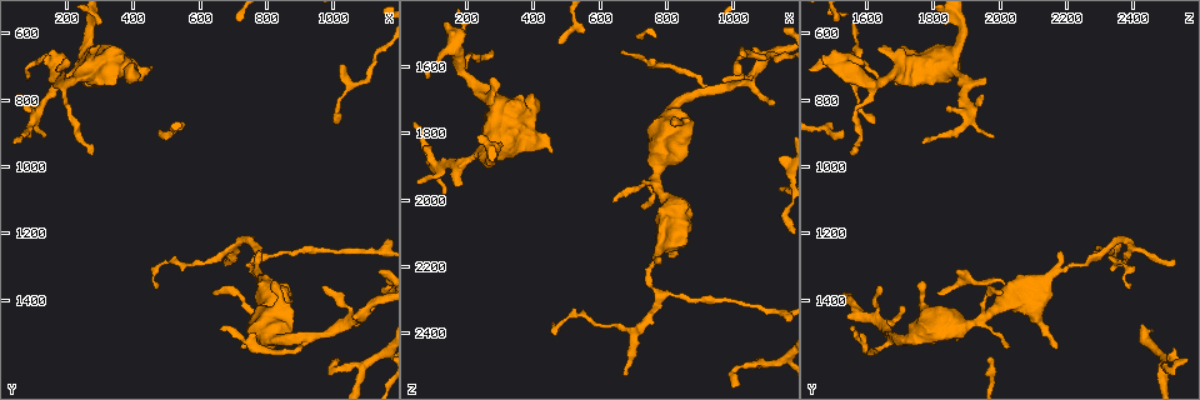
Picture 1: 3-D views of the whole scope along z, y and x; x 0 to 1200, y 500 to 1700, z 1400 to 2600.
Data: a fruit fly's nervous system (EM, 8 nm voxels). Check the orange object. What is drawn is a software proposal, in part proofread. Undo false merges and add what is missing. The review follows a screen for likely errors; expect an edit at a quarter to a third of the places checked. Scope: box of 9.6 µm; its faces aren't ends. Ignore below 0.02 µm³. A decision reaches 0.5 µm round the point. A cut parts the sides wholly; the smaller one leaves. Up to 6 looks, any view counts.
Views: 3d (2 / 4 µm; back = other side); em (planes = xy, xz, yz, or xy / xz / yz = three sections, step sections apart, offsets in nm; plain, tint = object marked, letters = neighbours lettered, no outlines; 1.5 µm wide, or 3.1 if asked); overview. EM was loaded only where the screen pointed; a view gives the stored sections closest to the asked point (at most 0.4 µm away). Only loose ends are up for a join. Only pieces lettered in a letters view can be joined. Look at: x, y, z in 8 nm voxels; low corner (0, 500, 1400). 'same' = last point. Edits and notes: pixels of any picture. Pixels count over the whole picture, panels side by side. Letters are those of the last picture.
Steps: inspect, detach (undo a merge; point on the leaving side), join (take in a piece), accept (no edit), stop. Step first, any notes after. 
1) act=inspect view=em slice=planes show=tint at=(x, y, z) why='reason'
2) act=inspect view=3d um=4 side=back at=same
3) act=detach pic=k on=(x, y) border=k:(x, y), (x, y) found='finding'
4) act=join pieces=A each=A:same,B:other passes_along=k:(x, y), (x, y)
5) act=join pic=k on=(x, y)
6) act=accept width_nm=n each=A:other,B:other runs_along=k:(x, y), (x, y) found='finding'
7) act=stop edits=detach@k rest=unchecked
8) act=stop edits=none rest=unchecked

act=inspect view=3d um=4 at=(690, 1280, 2520) why='thin end'

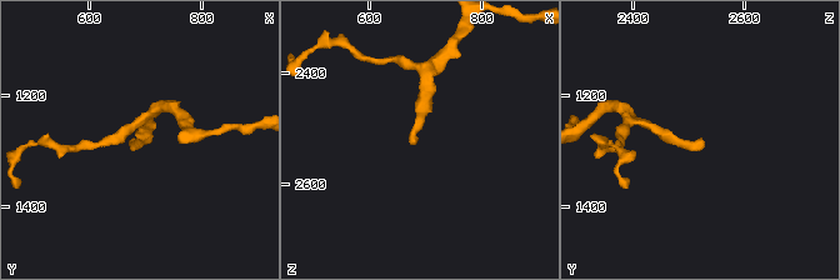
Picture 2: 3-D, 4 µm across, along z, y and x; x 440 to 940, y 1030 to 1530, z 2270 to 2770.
act=inspect view=em slice=xy step=4 show=tint at=(680, 1275, 2520)

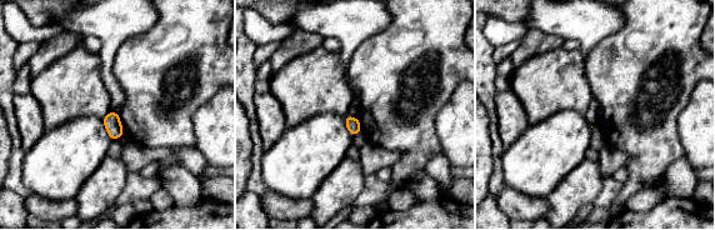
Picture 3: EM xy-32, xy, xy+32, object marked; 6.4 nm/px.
act=inspect view=em slice=xy step=4 show=letters at=same why='what lies round it'

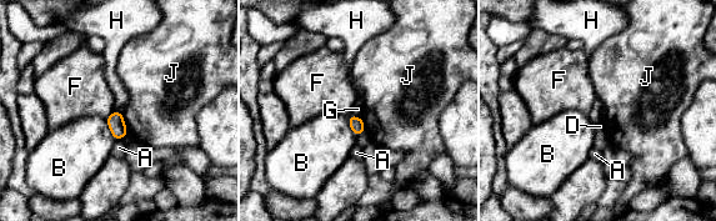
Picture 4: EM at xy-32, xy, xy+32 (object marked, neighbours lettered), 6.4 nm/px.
act=accept each=A:other,B:other,D:other,F:other,G:other,H:other,J:other found='none of them fits'

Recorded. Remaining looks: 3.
act=inspect view=em slice=planes show=letters at=(280, 970, 1550) why='tapers out'

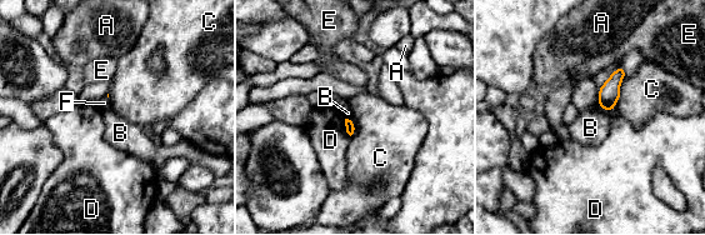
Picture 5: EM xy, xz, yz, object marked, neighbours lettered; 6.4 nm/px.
act=accept longest_contact=C:260nm each=A:other,B:other,C:other,D:other,E:other,F:other found='none of them fits'

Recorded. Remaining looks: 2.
act=inspect view=em slice=xy step=8 show=tint at=(300, 640, 1640) why='an open end'

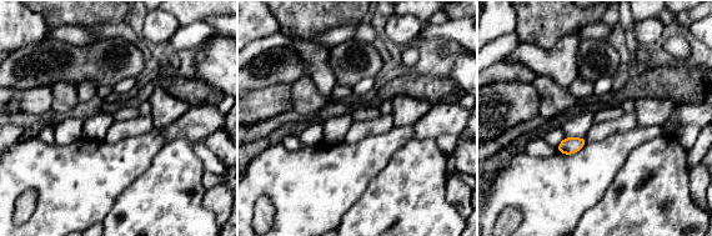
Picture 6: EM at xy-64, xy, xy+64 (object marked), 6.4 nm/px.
act=inspect view=em slice=planes show=letters at=same

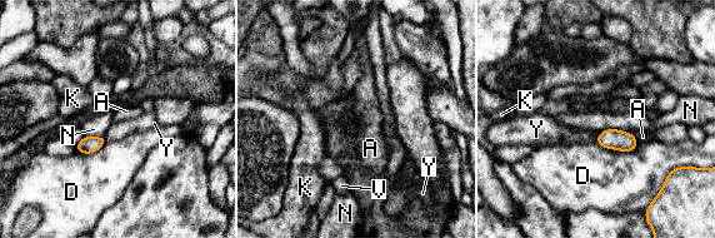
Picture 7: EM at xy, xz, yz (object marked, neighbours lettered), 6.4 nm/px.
act=accept longest_contact=D:280nm each=A:other,D:other,K:other,N:other,V:other,Y:other border=7:(599, 134), (595, 140) found='none of them fits'

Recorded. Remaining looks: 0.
act=stop edits=none rest=unchecked

